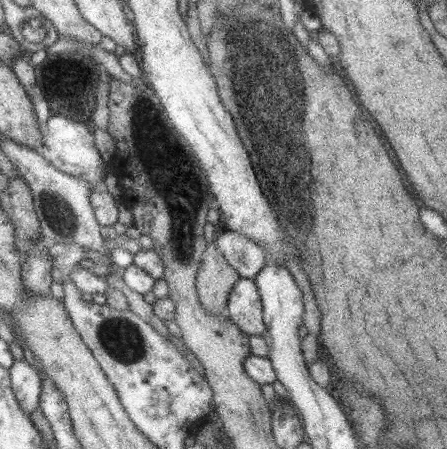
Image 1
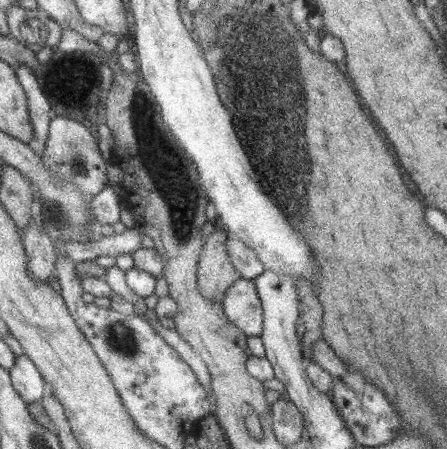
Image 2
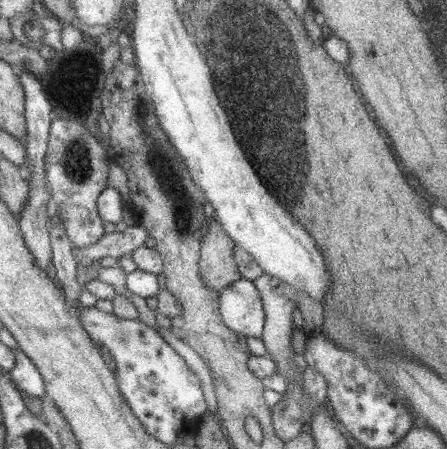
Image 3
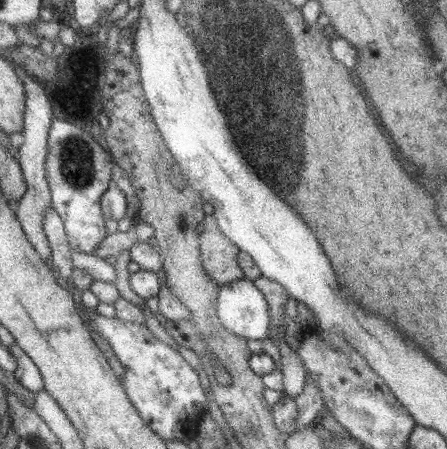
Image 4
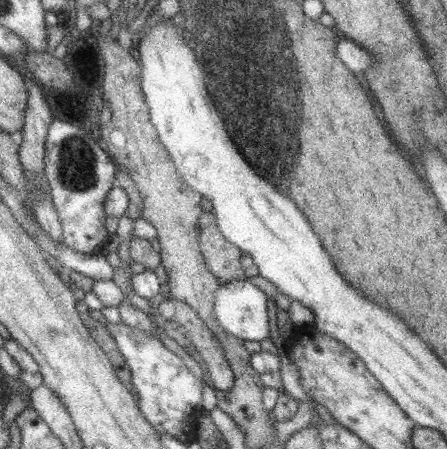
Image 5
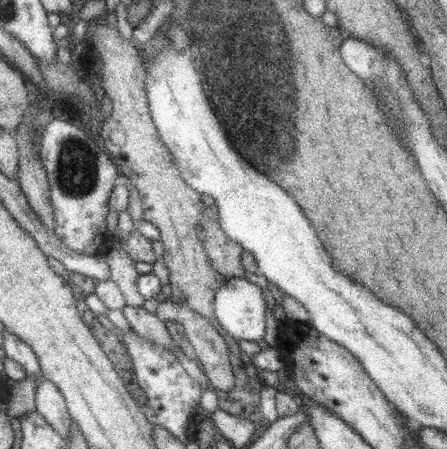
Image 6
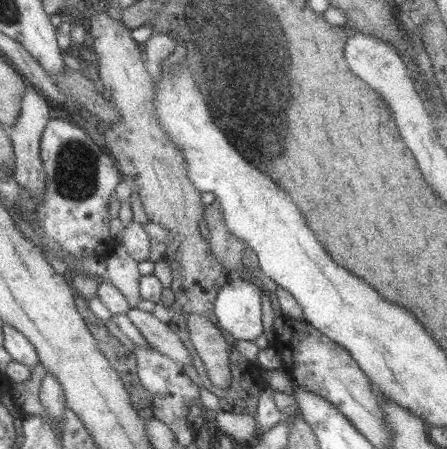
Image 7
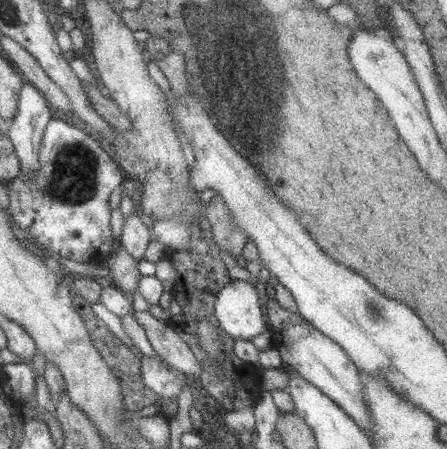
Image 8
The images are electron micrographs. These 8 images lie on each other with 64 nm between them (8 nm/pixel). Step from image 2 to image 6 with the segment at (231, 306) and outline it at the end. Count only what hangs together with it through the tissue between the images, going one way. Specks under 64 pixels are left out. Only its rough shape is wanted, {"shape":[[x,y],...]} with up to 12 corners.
{"shape":[[225,279],[214,316],[233,339],[257,343],[265,333],[261,287]]}

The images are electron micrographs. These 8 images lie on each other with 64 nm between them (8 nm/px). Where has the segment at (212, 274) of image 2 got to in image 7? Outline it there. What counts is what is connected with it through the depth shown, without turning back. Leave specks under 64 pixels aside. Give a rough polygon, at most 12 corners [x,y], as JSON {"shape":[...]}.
{"shape":[[217,199],[204,205],[209,249],[223,270],[245,270],[246,244],[227,231]]}

